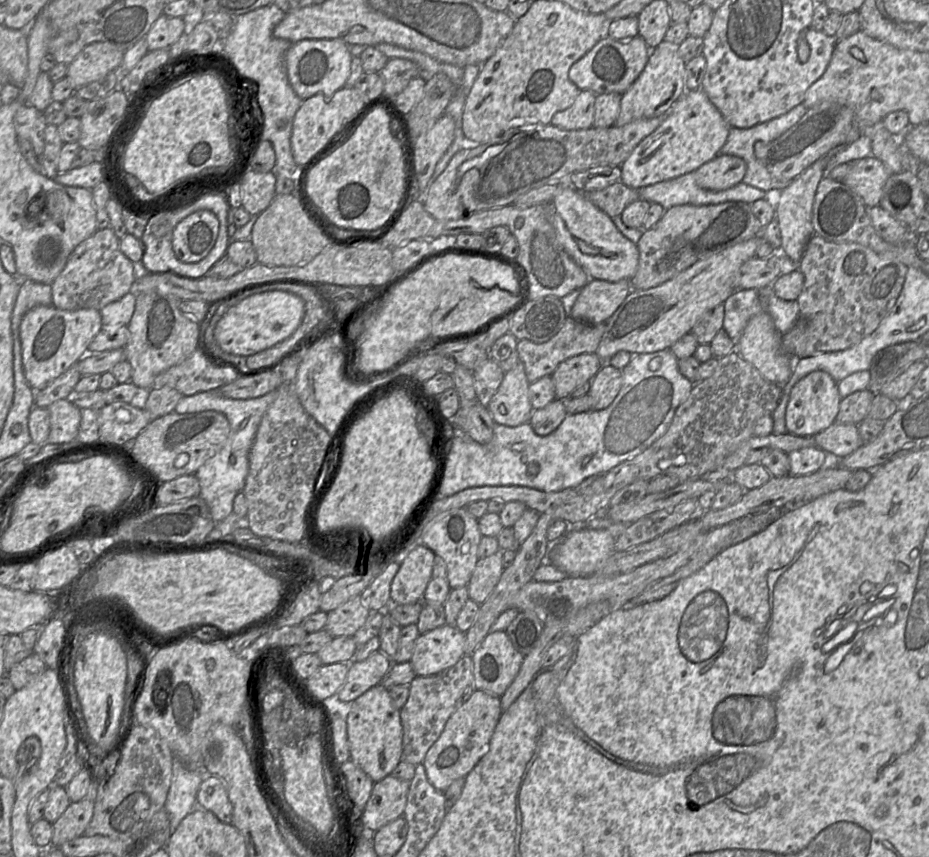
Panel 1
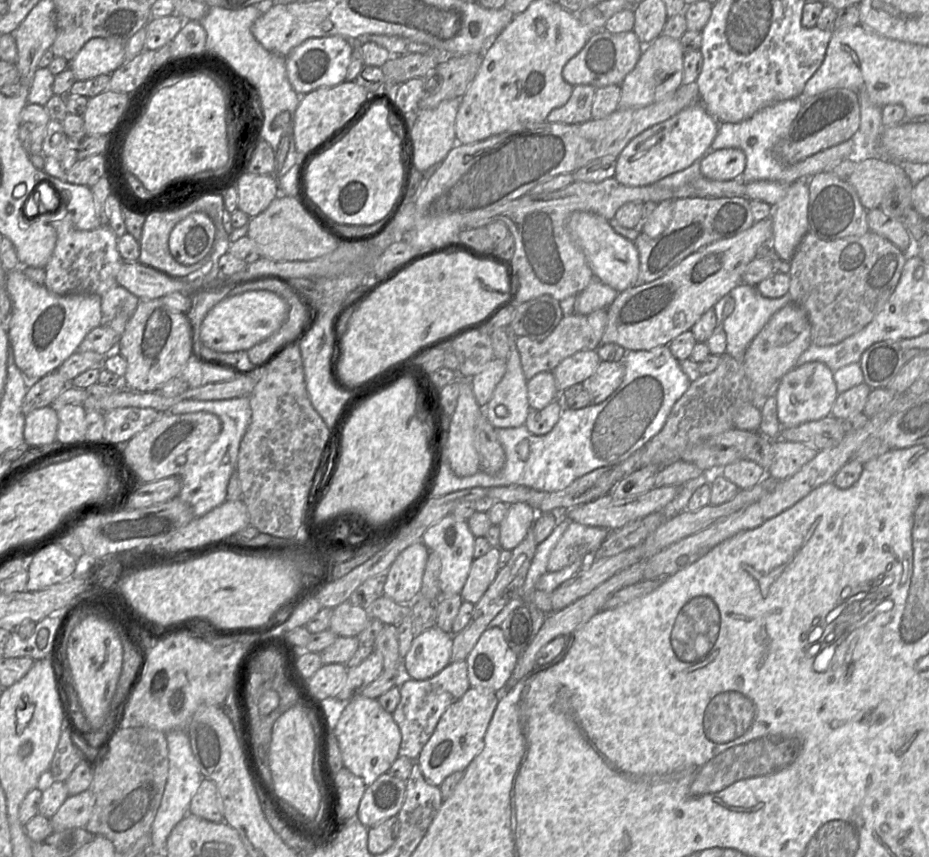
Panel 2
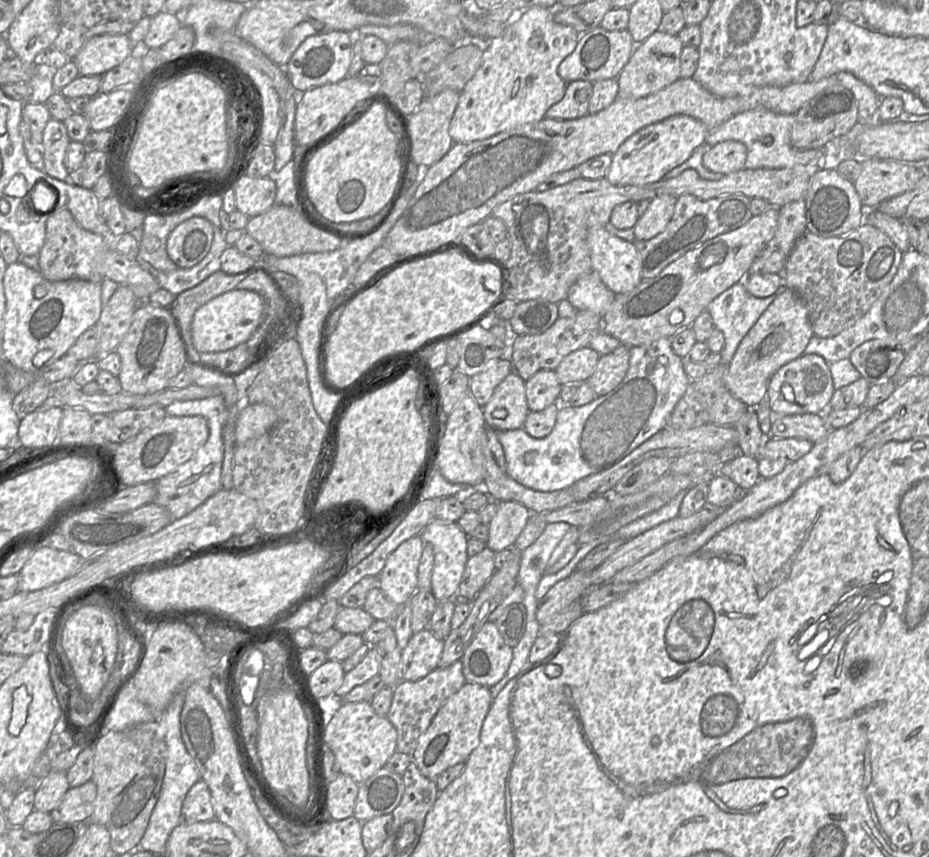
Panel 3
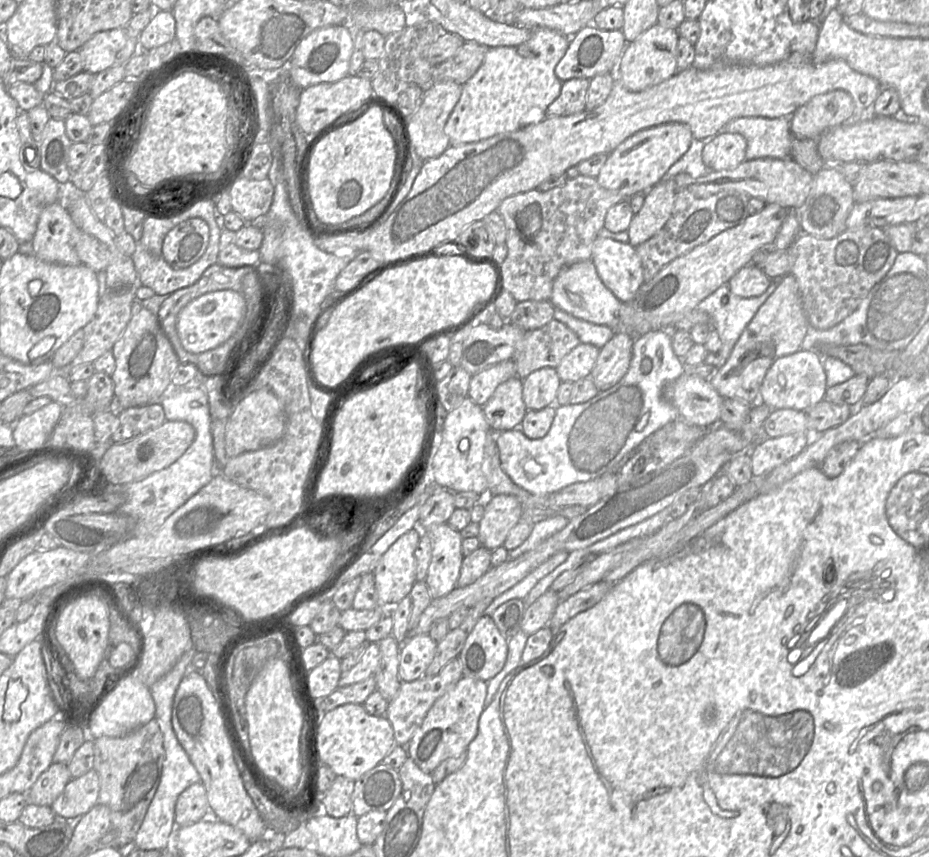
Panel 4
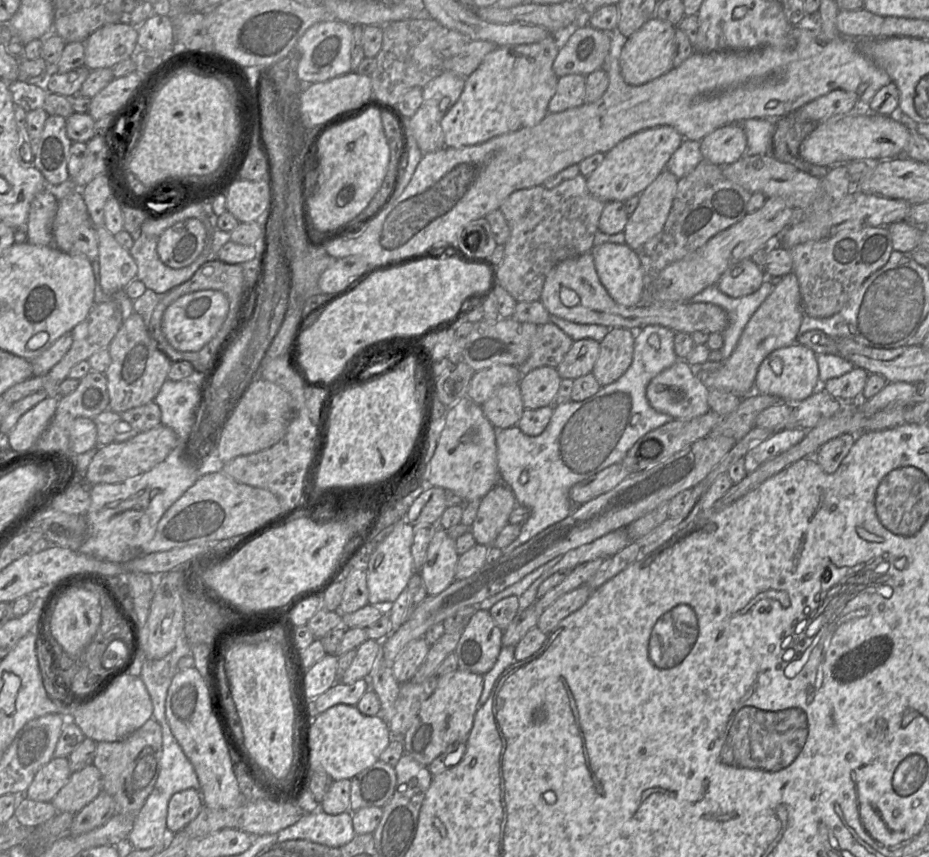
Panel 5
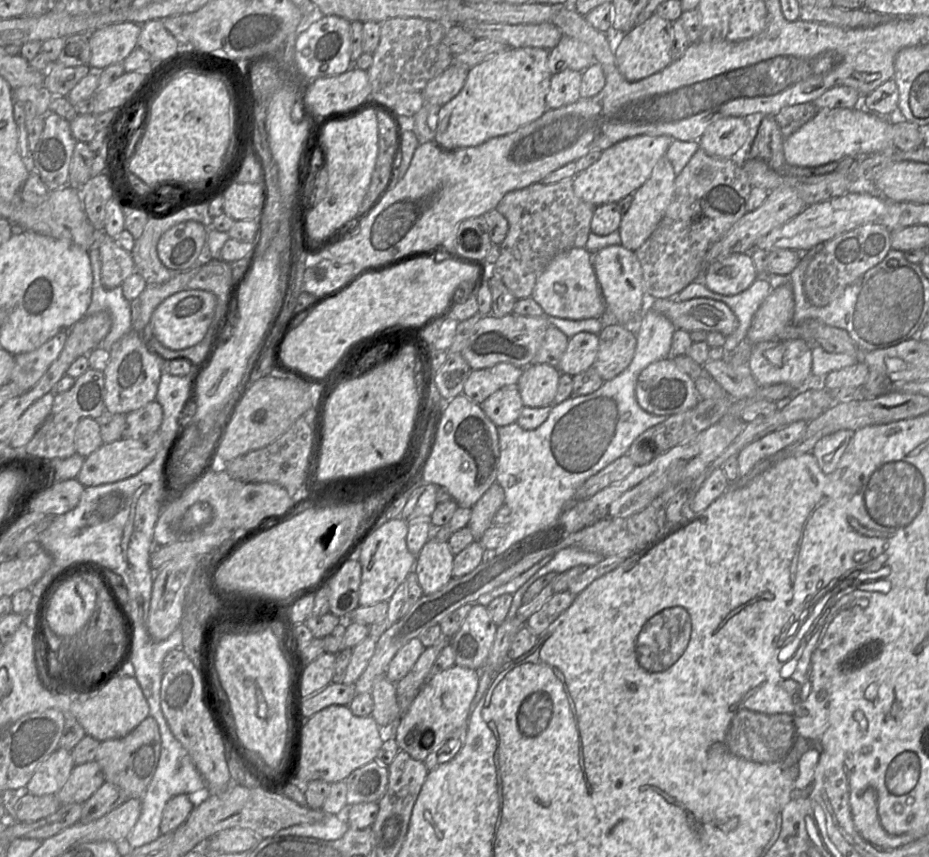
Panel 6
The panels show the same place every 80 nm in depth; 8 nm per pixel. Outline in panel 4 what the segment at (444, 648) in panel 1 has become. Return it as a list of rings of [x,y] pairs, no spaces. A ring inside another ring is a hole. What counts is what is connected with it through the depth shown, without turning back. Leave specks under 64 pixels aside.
[[[429,634],[410,635],[401,645],[398,674],[401,682],[424,676],[436,652],[437,642]]]

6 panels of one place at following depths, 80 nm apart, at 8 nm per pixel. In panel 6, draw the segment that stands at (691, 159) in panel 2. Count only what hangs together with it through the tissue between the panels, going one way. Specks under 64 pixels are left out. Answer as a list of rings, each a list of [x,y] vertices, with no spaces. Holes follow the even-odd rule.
[[[638,135],[603,150],[595,163],[574,176],[575,195],[594,206],[618,203],[627,195],[632,195],[646,182],[658,160],[666,155],[672,141],[673,139],[666,135]]]

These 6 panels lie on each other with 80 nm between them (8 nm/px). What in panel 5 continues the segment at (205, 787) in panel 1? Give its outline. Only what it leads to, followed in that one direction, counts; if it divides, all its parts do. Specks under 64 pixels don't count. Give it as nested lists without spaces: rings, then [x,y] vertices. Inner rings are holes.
[[[187,789],[175,793],[168,804],[167,828],[177,833],[193,821],[204,806],[200,791]]]

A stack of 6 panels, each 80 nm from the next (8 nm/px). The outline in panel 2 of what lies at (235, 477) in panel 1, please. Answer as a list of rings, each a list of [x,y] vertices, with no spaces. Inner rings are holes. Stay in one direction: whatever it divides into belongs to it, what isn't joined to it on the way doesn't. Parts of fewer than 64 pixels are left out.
[[[249,397],[223,400],[184,400],[172,406],[168,414],[180,415],[195,412],[209,412],[218,416],[222,430],[218,439],[197,461],[181,475],[182,488],[178,498],[188,503],[195,517],[201,517],[227,500],[227,486],[232,473],[237,469],[240,443],[251,422],[252,411]]]

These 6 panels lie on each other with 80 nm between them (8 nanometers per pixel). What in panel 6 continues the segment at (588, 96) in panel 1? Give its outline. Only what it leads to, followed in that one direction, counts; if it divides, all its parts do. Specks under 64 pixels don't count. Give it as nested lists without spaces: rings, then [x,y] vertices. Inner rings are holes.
[[[563,70],[551,76],[545,97],[547,109],[556,109],[576,102],[580,98],[582,72]]]

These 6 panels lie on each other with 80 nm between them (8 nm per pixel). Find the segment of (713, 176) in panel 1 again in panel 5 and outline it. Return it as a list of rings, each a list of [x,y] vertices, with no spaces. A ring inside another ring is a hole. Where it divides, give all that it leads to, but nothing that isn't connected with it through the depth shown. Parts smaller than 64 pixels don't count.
[[[727,124],[706,135],[700,141],[700,151],[712,164],[730,165],[745,156],[747,137],[740,124]]]

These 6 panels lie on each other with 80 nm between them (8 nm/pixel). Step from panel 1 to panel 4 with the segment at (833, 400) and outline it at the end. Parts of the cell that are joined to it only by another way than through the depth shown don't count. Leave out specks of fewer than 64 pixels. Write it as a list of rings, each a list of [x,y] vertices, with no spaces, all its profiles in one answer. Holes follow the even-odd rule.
[[[800,349],[799,351],[778,358],[768,369],[760,387],[759,401],[774,409],[808,410],[825,399],[826,373],[820,352]]]

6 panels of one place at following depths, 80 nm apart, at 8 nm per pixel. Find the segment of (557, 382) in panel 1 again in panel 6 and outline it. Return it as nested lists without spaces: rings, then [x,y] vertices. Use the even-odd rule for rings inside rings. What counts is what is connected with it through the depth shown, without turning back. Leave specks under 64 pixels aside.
[[[579,332],[569,339],[558,369],[562,374],[576,376],[593,368],[597,357],[599,337],[597,334]]]

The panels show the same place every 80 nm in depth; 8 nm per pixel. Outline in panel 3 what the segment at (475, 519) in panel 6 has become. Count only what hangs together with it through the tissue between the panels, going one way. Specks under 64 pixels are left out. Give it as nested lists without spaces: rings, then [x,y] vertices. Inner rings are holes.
[[[515,501],[497,502],[497,510],[488,524],[486,547],[494,552],[511,548],[533,513]]]

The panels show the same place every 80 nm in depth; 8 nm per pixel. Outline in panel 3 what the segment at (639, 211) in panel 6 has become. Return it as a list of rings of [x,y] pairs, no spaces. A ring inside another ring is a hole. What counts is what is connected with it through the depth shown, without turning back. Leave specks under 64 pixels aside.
[[[667,195],[650,200],[648,208],[633,227],[635,239],[650,240],[661,233],[673,216],[676,199]]]

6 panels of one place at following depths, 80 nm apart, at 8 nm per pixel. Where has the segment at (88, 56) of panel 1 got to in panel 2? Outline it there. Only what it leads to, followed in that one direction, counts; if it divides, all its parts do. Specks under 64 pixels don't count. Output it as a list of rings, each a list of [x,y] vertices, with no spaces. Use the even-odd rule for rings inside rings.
[[[95,37],[90,39],[69,62],[76,80],[112,74],[126,61],[124,40]]]

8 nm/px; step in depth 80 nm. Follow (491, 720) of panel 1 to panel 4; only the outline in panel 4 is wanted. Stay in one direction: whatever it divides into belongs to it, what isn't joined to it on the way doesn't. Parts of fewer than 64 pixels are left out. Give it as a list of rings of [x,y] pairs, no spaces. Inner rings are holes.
[[[463,676],[435,701],[406,746],[409,757],[422,771],[432,773],[445,759],[459,757],[467,751],[469,744],[477,735],[486,695],[486,681]]]

